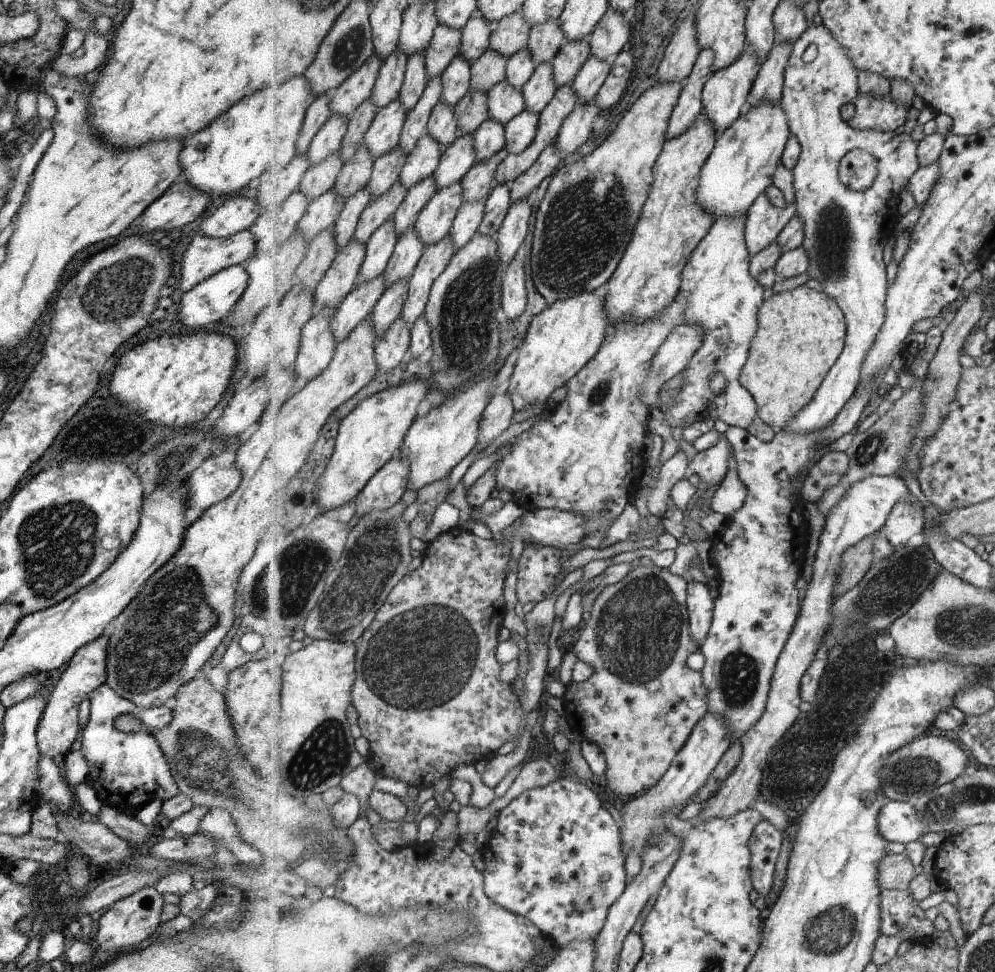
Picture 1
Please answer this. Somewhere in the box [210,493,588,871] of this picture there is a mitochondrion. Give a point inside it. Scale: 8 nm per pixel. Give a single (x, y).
(420, 661)

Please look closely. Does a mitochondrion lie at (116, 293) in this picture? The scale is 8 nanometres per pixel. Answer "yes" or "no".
yes

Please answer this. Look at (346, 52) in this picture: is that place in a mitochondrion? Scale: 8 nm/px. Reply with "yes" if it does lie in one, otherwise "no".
yes

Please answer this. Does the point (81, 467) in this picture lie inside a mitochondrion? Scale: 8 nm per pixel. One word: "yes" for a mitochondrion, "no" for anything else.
no

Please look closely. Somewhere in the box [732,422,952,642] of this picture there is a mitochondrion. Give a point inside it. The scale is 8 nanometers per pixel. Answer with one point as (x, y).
(890, 588)

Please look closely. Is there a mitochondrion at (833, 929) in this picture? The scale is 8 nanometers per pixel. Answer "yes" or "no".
yes

